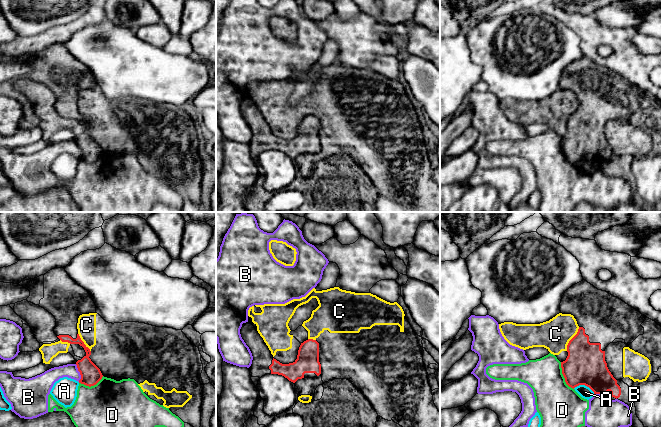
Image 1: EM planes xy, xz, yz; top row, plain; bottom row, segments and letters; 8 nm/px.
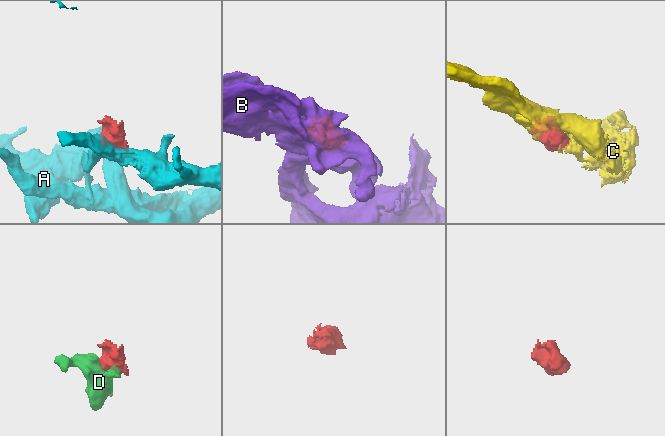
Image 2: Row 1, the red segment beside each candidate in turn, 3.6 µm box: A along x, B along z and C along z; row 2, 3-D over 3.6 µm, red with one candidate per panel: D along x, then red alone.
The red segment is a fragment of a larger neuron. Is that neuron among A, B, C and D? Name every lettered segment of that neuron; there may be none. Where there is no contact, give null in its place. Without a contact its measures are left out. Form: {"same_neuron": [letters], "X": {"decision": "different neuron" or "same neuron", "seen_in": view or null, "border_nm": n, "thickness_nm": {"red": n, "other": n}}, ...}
{"same_neuron": [], "A": {"decision": "different neuron", "seen_in": "yz", "border_nm": 180, "thickness_nm": {"red": 320, "other": 100}}, "B": {"decision": "different neuron", "seen_in": "xy", "border_nm": 150, "thickness_nm": {"red": 160, "other": 120}}, "C": {"decision": "different neuron", "seen_in": "yz", "border_nm": 220, "thickness_nm": {"red": 320, "other": 260}}, "D": {"decision": "different neuron", "seen_in": "yz", "border_nm": 240, "thickness_nm": {"red": 320, "other": 340}}}

